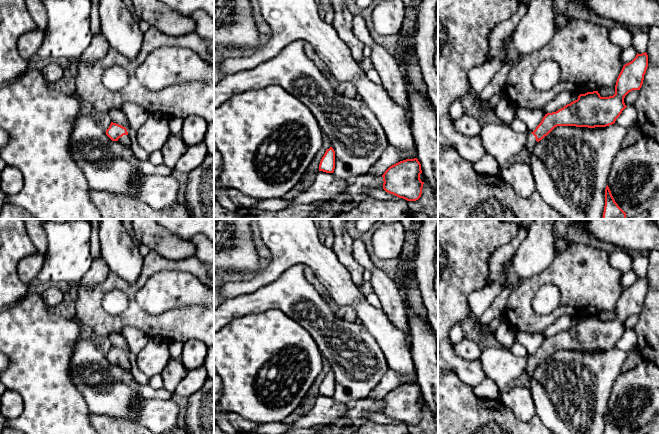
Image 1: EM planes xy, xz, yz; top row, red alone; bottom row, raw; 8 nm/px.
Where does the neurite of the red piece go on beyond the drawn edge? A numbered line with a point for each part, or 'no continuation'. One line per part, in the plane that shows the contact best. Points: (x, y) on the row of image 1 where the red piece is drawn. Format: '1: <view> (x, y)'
1: xy (125, 139)

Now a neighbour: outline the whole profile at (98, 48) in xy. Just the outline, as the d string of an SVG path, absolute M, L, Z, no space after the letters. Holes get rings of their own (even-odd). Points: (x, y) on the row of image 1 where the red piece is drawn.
M100 33L93 37L90 45L80 57L70 59L70 62L89 62L102 59L110 48L111 47L105 37Z

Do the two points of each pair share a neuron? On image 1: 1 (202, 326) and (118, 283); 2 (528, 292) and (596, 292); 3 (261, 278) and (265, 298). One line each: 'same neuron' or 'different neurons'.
1: same neuron
2: same neuron
3: different neurons

